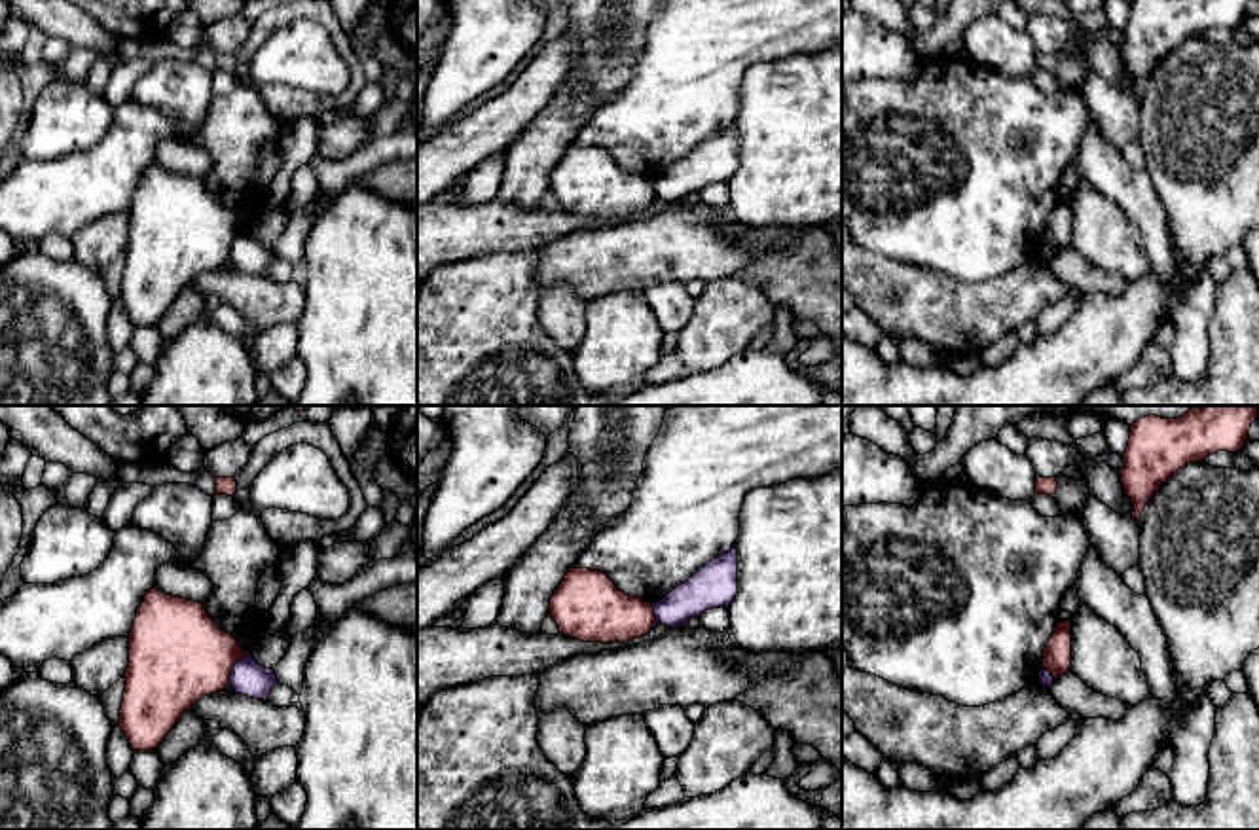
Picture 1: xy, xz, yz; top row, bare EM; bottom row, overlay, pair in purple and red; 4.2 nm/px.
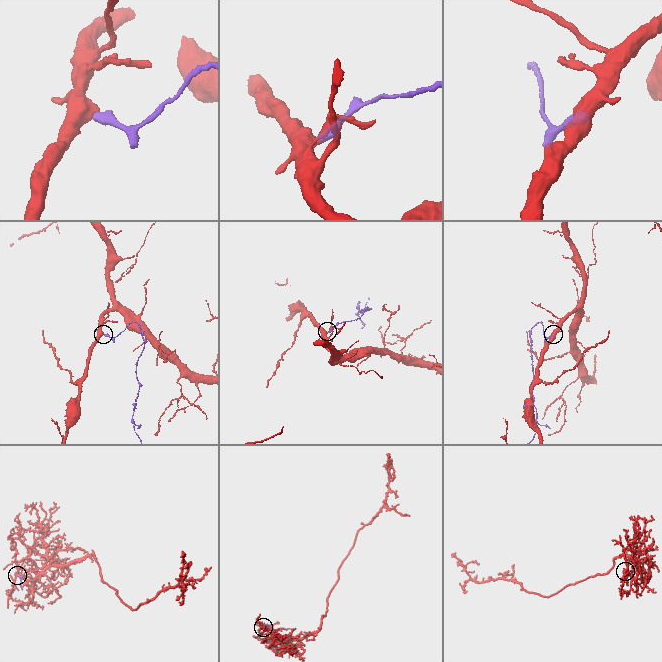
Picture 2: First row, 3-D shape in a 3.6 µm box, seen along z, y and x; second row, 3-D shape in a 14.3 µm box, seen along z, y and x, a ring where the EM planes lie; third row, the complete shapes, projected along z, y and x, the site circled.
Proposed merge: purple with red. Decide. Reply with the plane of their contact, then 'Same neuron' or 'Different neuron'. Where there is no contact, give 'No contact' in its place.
Touches purple in xy. Different neuron

